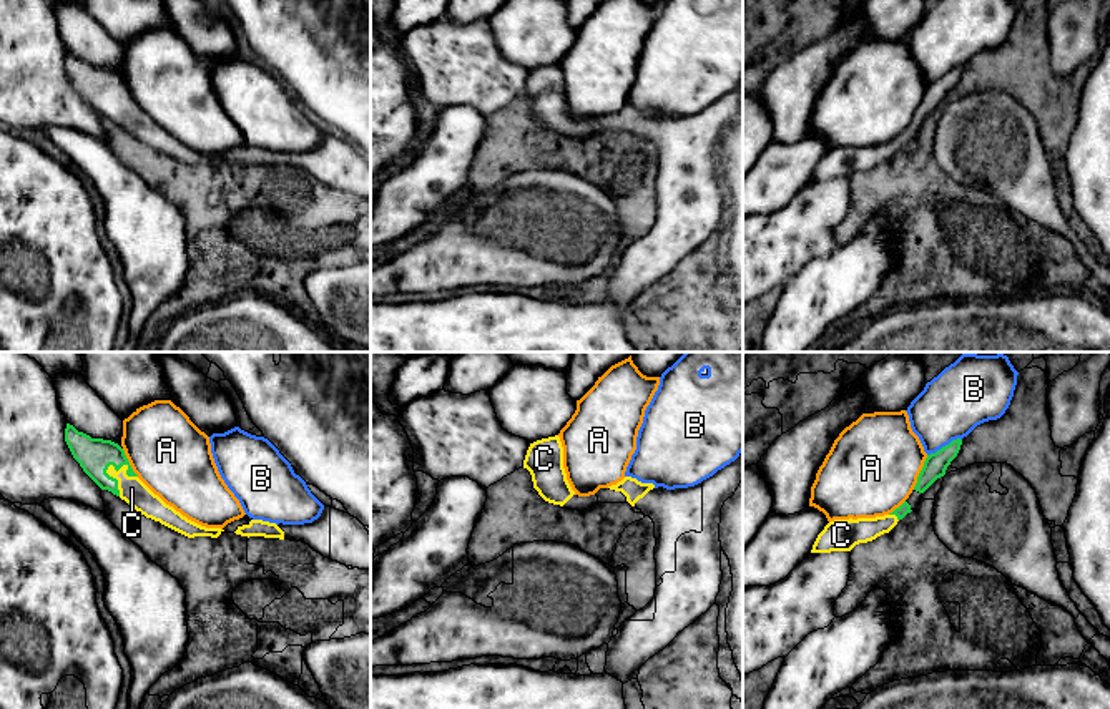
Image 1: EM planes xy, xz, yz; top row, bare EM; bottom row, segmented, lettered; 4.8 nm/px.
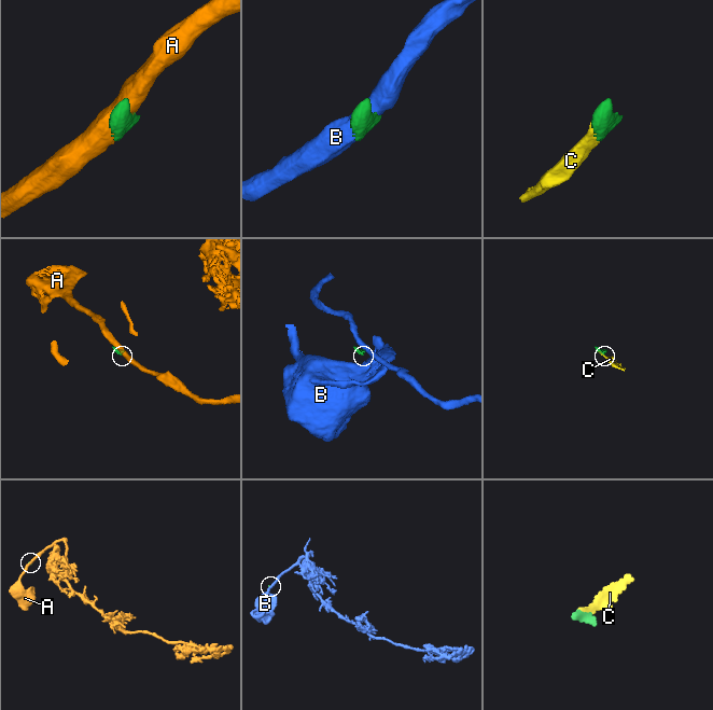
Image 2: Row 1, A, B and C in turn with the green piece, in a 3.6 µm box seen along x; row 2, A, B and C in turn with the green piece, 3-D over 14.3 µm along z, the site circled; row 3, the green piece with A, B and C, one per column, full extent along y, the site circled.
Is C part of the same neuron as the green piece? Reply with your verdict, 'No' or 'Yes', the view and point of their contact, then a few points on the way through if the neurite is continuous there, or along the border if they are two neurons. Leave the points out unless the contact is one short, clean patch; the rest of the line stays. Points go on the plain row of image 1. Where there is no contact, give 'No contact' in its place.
Yes. Touches green at xy (115, 107)

